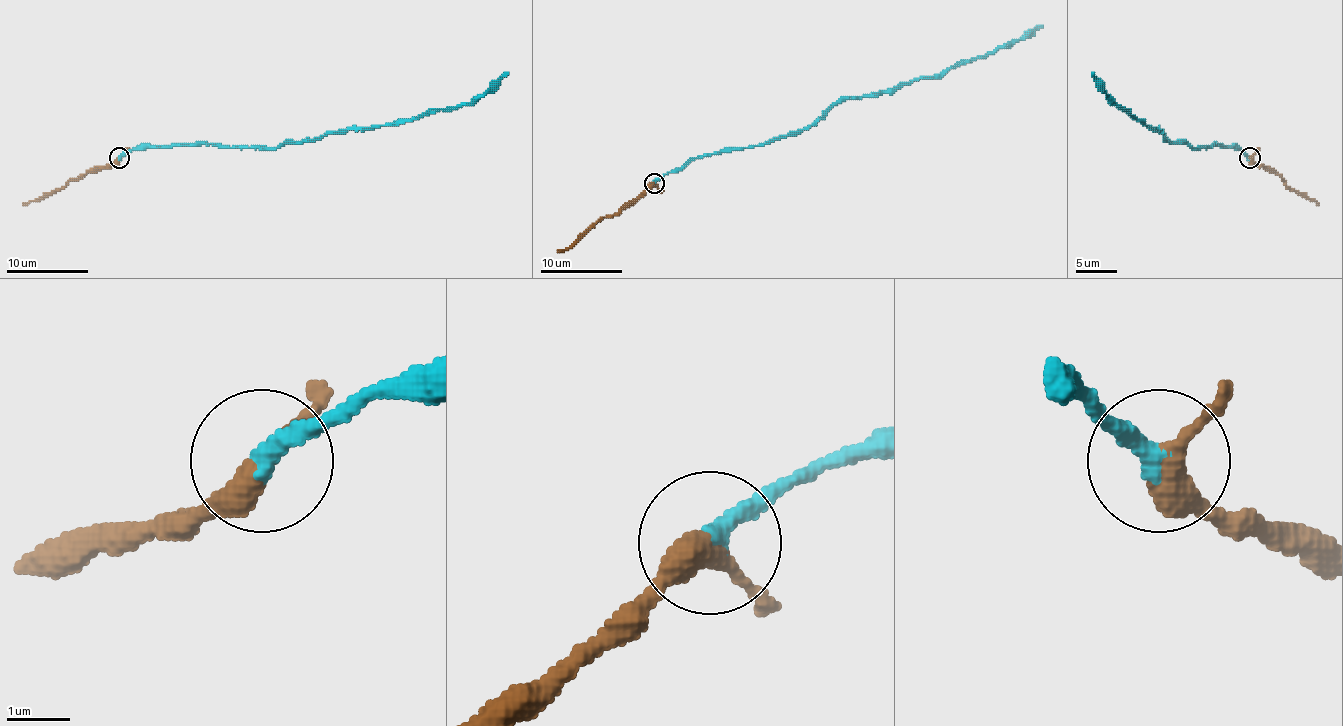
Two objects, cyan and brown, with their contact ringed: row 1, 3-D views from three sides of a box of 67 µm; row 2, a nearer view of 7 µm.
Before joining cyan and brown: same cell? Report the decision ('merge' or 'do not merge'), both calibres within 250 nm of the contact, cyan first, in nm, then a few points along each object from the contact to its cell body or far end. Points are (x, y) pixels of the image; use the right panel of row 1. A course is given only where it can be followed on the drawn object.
merge; 360 nm thick on the cyan side, 380 nm on the other; cyan runs (1249, 158), (1241, 150), (1214, 144), (1210, 148), (1202, 148), (1165, 140), (1157, 129), (1114, 103), (1092, 72); brown runs (1249, 158), (1255, 164), (1271, 168), (1290, 188), (1318, 205)

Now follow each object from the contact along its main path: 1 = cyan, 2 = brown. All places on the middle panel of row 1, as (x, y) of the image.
1: (653, 182), (704, 156), (796, 135), (847, 99), (896, 91), (920, 78), (937, 78), (1028, 38), (1043, 25)
2: (653, 182), (616, 213), (592, 223), (568, 248), (557, 252)

